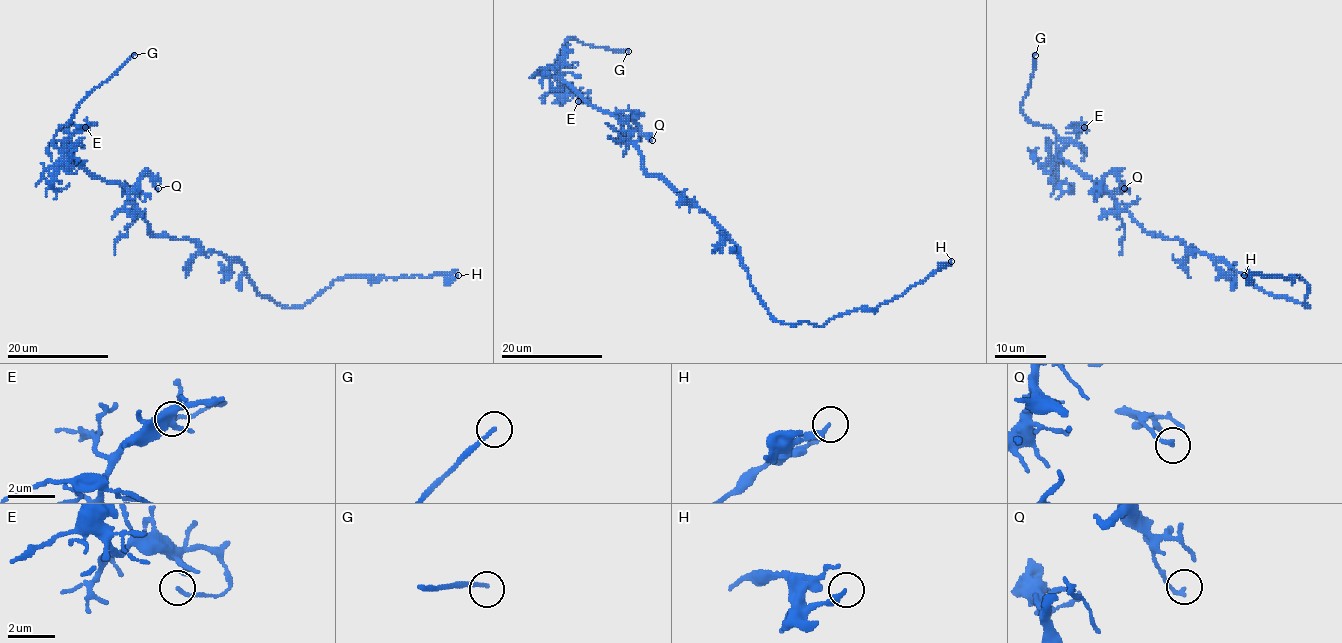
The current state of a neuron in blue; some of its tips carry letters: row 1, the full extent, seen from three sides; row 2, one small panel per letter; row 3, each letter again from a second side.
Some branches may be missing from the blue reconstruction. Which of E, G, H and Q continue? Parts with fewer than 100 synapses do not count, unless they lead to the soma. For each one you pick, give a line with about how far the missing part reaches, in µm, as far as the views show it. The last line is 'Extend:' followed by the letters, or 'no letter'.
G: 10 µm
Extend: G

